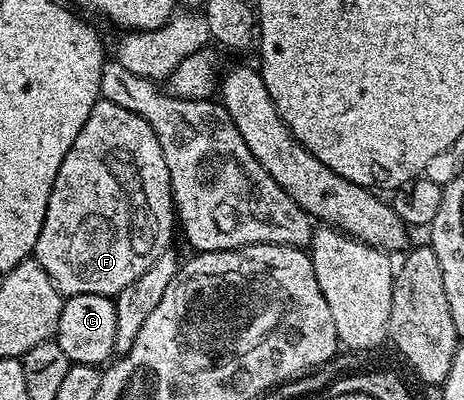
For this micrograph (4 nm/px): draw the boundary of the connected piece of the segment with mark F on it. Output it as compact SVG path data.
M98 99L87 115L87 123L75 135L71 151L59 163L59 175L51 187L43 231L35 243L32 256L51 275L51 283L65 297L103 295L116 298L123 287L135 283L159 255L170 252L175 233L173 188L163 159L163 147L155 139L155 131L139 115L115 103Z

